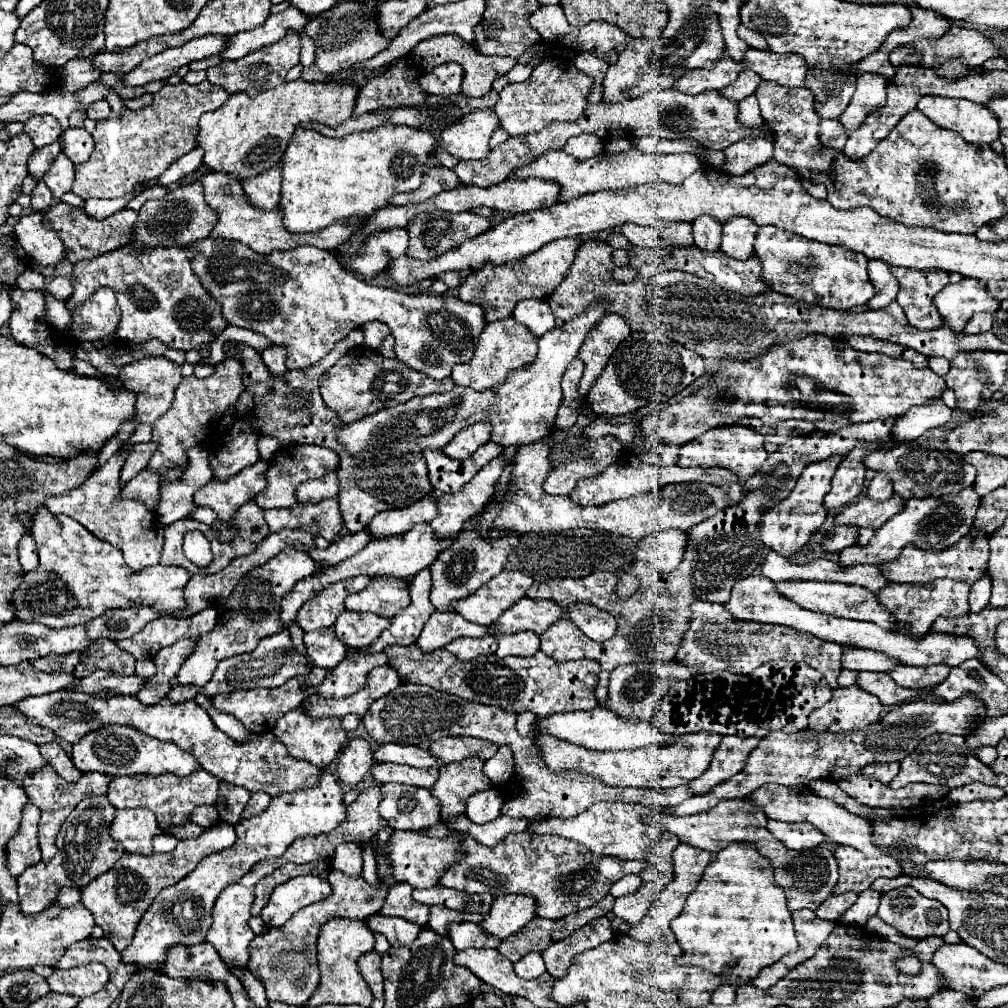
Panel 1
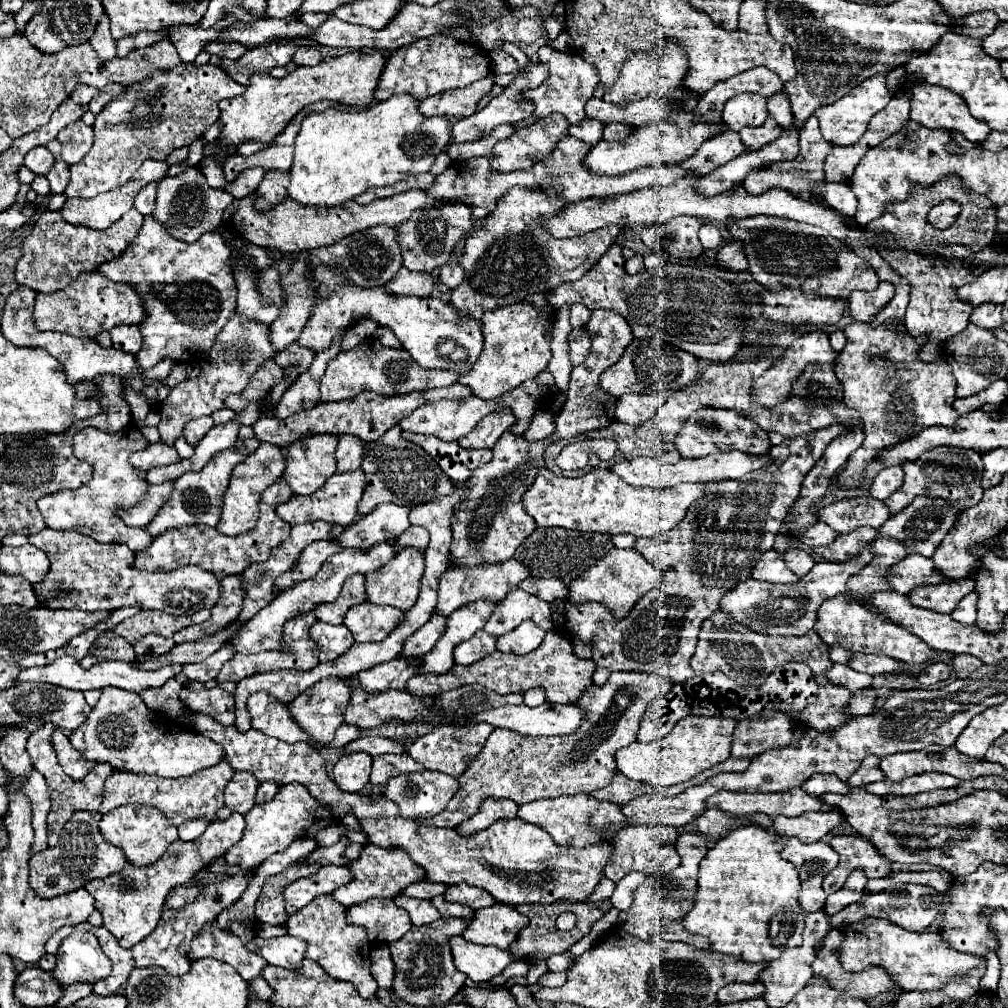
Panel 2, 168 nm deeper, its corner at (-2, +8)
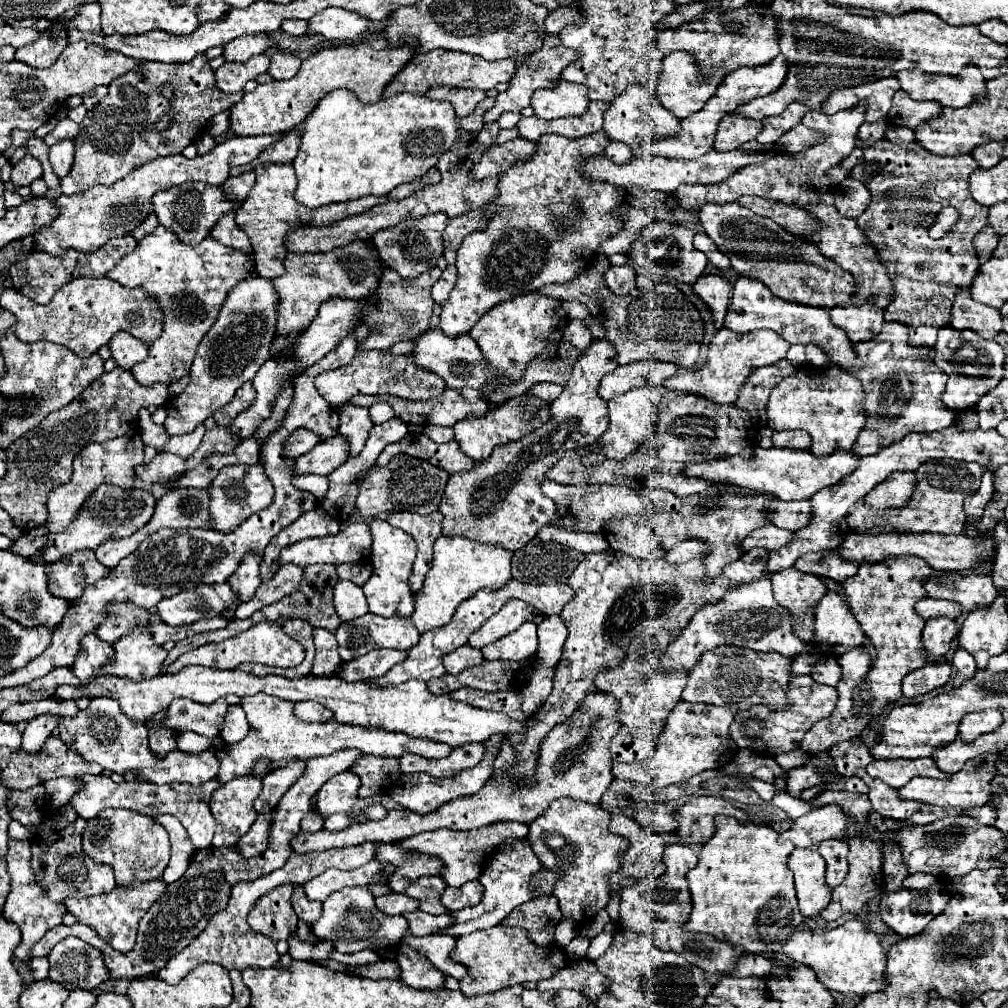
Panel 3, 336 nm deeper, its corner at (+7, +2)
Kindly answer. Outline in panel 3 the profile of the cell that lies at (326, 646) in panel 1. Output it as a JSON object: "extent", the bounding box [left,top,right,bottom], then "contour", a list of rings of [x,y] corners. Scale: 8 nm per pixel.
{"extent":[311,629,341,677],"contour":[[[315,629],[313,637],[315,637],[317,655],[315,655],[315,661],[313,661],[313,667],[311,667],[311,675],[329,677],[341,665],[335,635],[333,635],[333,631],[327,631],[327,629]]]}

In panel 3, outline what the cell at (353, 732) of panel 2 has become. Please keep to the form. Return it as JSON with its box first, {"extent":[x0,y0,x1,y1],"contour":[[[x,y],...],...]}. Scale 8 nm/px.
{"extent":[215,693,453,783],"contour":[[[265,693],[241,699],[241,707],[247,713],[251,731],[239,743],[227,743],[221,751],[215,751],[215,757],[219,759],[219,773],[215,779],[219,783],[227,783],[235,777],[249,775],[247,769],[251,771],[257,759],[269,759],[273,763],[289,759],[311,759],[319,755],[331,755],[339,749],[359,749],[361,753],[381,757],[401,757],[403,753],[415,753],[427,759],[441,759],[453,751],[447,743],[433,743],[431,739],[415,739],[393,731],[379,731],[379,727],[343,725],[335,719],[331,719],[331,723],[305,723],[293,715],[291,701],[269,697]]]}

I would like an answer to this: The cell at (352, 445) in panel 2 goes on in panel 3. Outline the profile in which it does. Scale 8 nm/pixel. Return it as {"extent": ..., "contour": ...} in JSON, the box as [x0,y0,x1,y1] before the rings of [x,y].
{"extent":[337,403,373,457],"contour":[[[343,403],[341,407],[337,407],[337,411],[341,417],[339,433],[349,439],[351,457],[355,457],[363,449],[363,445],[369,437],[369,431],[373,427],[373,421],[369,419],[369,409],[355,407],[351,403]]]}

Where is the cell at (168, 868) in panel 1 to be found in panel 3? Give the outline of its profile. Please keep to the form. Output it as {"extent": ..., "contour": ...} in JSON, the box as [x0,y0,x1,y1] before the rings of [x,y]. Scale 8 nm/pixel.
{"extent":[65,881,165,953],"contour":[[[139,881],[133,887],[117,887],[109,895],[97,895],[97,897],[83,897],[83,899],[65,899],[65,907],[79,923],[85,923],[93,927],[101,939],[105,939],[115,951],[129,953],[135,947],[135,937],[137,937],[137,925],[139,919],[149,911],[153,901],[165,891],[165,881]]]}

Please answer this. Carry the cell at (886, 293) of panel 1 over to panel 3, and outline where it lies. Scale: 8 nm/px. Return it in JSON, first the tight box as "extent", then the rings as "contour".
{"extent":[831,303,883,345],"contour":[[[863,303],[861,307],[833,307],[831,319],[849,335],[853,345],[871,341],[883,327],[883,311],[869,303]]]}

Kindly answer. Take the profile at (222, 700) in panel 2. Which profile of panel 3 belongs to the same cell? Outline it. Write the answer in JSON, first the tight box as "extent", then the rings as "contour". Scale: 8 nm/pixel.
{"extent":[161,699,227,737],"contour":[[[175,699],[167,713],[165,719],[161,719],[163,727],[177,731],[195,731],[205,737],[219,737],[221,727],[223,727],[223,717],[227,713],[227,701],[217,699],[211,705],[201,705],[193,703],[189,699]]]}

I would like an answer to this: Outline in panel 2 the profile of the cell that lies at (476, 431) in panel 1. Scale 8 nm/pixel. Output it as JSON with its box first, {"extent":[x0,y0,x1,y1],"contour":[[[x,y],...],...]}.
{"extent":[458,409,514,449],"contour":[[[502,409],[502,411],[496,411],[488,417],[484,417],[478,427],[474,431],[470,431],[468,435],[460,437],[458,443],[464,447],[464,449],[482,449],[482,447],[488,447],[492,449],[494,443],[500,439],[500,435],[504,431],[508,431],[514,423],[514,415],[510,409]]]}

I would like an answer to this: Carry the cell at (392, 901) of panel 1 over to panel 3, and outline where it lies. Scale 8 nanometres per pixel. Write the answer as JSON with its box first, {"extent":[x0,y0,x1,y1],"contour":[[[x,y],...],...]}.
{"extent":[403,909,453,935],"contour":[[[417,909],[413,913],[405,913],[403,917],[409,921],[409,929],[413,931],[413,935],[433,935],[433,933],[439,933],[441,929],[453,925],[451,913],[429,915],[429,913]]]}

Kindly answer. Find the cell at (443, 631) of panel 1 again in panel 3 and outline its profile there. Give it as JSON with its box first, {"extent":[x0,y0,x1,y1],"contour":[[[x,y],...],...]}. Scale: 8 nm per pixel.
{"extent":[339,649,407,681],"contour":[[[375,649],[363,657],[347,661],[339,669],[339,677],[343,681],[367,681],[373,677],[385,675],[393,665],[401,663],[407,657],[405,651],[397,649]]]}

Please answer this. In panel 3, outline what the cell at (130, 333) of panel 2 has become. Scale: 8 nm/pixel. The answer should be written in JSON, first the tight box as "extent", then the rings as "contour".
{"extent":[109,331,149,369],"contour":[[[119,331],[111,343],[109,349],[113,353],[113,359],[117,361],[117,365],[121,369],[131,369],[135,363],[141,363],[147,359],[149,355],[149,347],[145,343],[141,343],[139,339],[135,339],[133,335],[127,335],[125,331]]]}

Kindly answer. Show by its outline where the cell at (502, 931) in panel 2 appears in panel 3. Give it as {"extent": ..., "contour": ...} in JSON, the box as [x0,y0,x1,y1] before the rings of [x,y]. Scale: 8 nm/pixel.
{"extent":[449,927,567,995],"contour":[[[491,927],[483,931],[475,931],[469,935],[457,937],[457,947],[449,955],[455,963],[461,963],[467,967],[465,979],[459,981],[459,989],[469,995],[485,995],[495,993],[505,987],[525,983],[525,981],[541,981],[553,977],[559,969],[567,965],[567,955],[561,947],[555,943],[551,945],[533,945],[533,941],[527,937],[527,931],[521,927]]]}

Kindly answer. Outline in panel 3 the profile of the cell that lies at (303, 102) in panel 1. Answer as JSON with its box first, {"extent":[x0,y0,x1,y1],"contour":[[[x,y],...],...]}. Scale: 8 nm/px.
{"extent":[231,33,417,135],"contour":[[[375,33],[375,37],[367,37],[355,45],[335,45],[319,49],[301,63],[301,69],[293,79],[257,85],[253,93],[245,93],[243,99],[231,107],[231,133],[275,135],[281,131],[291,131],[293,127],[305,123],[307,115],[333,89],[351,89],[363,103],[377,103],[383,89],[415,57],[415,53],[417,39],[405,39],[403,45],[389,47],[383,33]]]}

